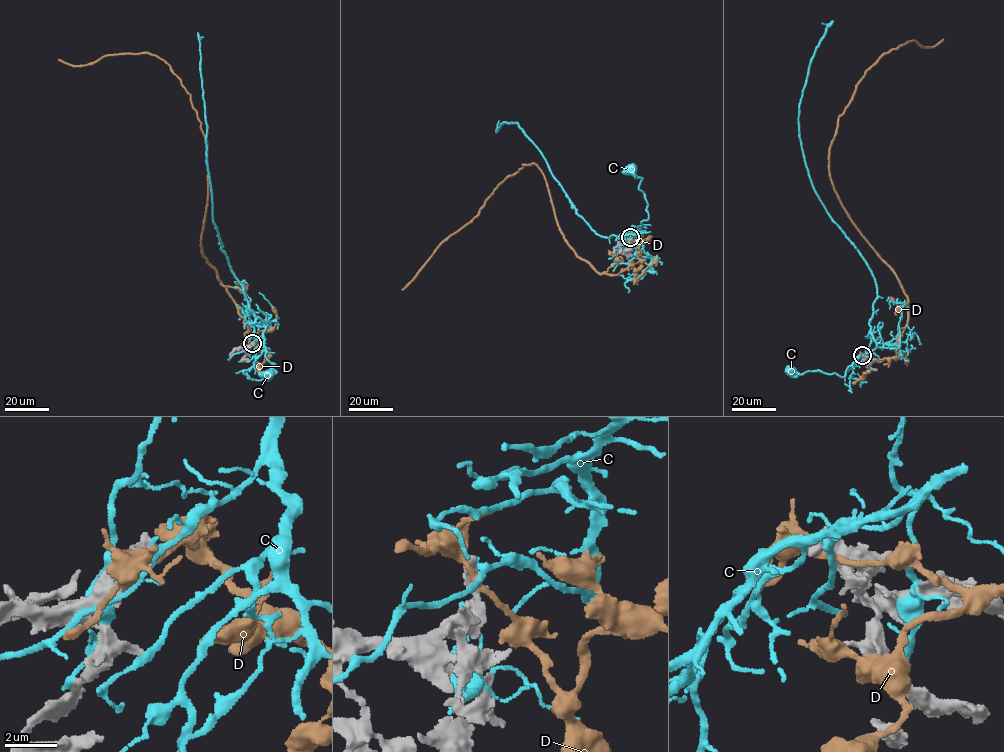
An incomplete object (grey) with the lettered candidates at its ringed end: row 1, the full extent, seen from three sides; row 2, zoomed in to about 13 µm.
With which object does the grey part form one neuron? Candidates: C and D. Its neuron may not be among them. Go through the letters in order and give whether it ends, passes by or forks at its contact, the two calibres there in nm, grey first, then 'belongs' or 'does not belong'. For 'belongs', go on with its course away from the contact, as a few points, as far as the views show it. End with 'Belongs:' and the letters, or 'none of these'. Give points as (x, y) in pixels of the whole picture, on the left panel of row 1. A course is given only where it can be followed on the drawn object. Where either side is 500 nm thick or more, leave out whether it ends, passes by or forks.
C: 550 nm thick on the grey side, 260 nm on the other; does not belong
D: 550 nm thick on the grey side, 260 nm on the other; does not belong
Belongs: none of these

